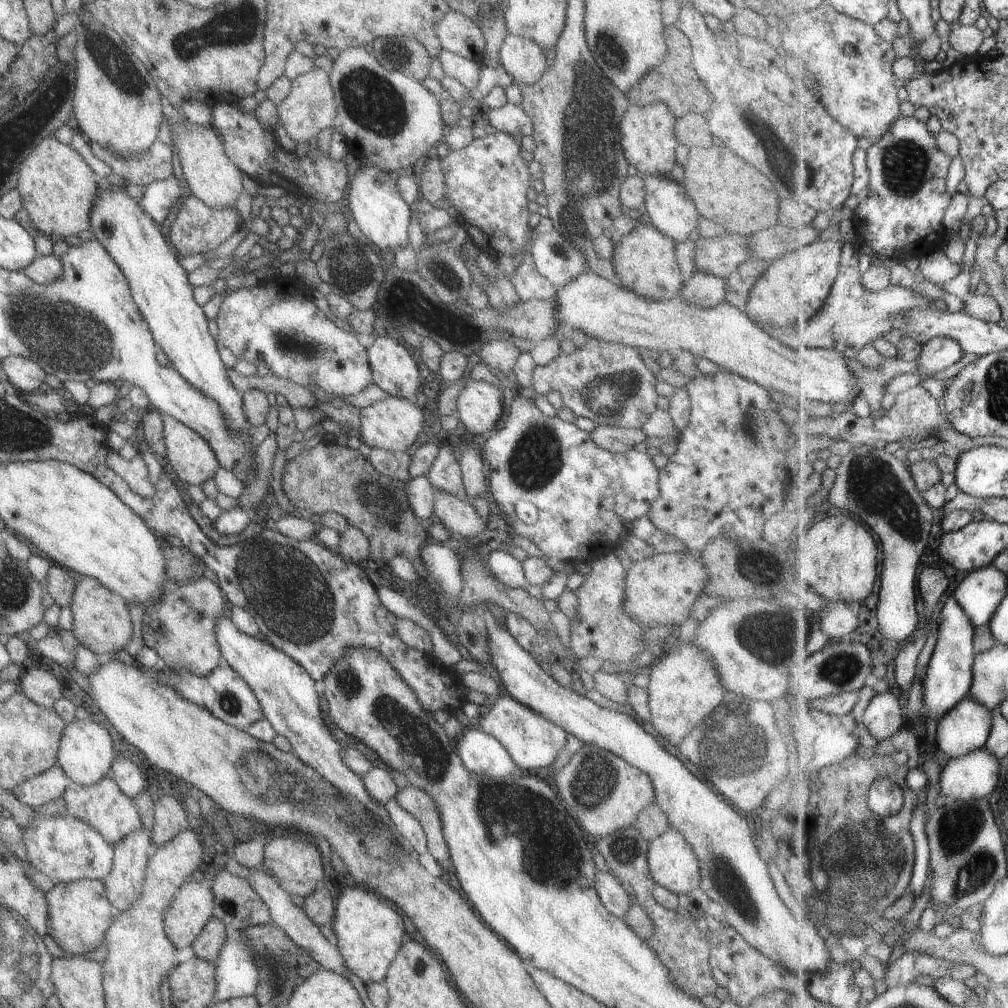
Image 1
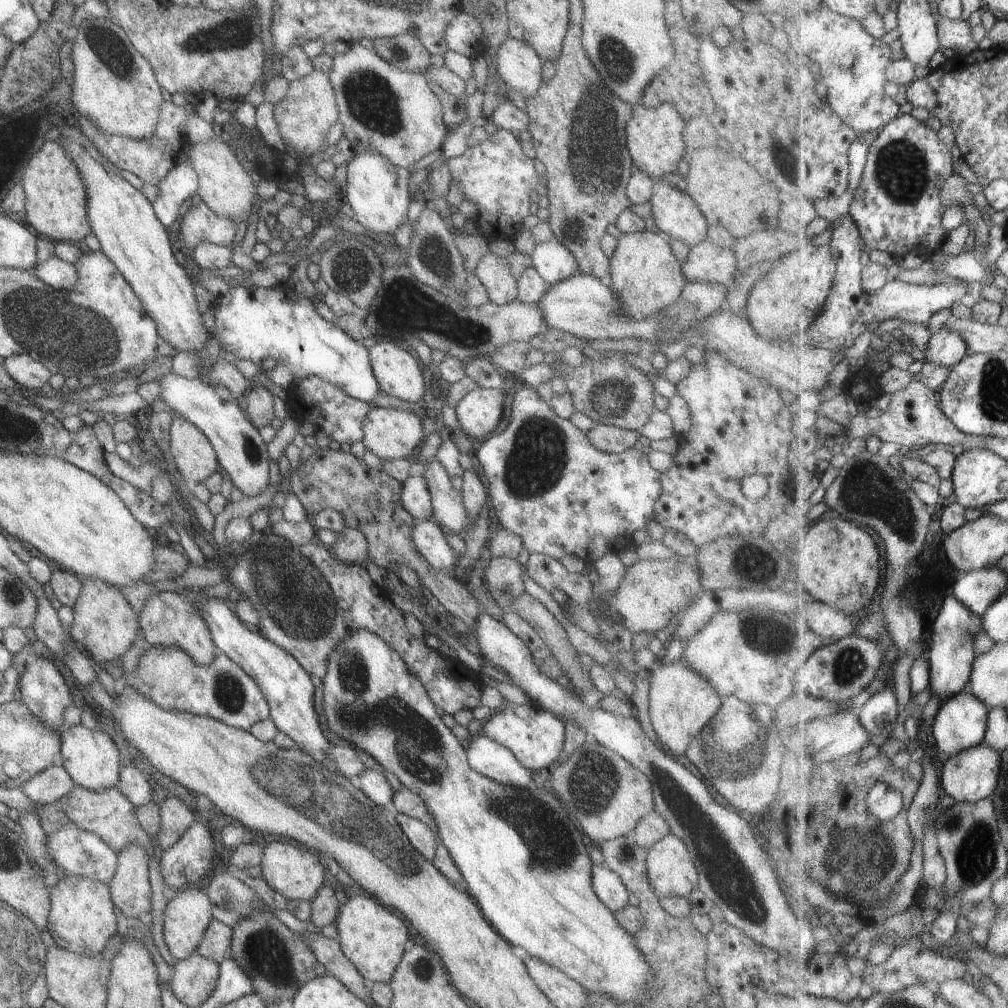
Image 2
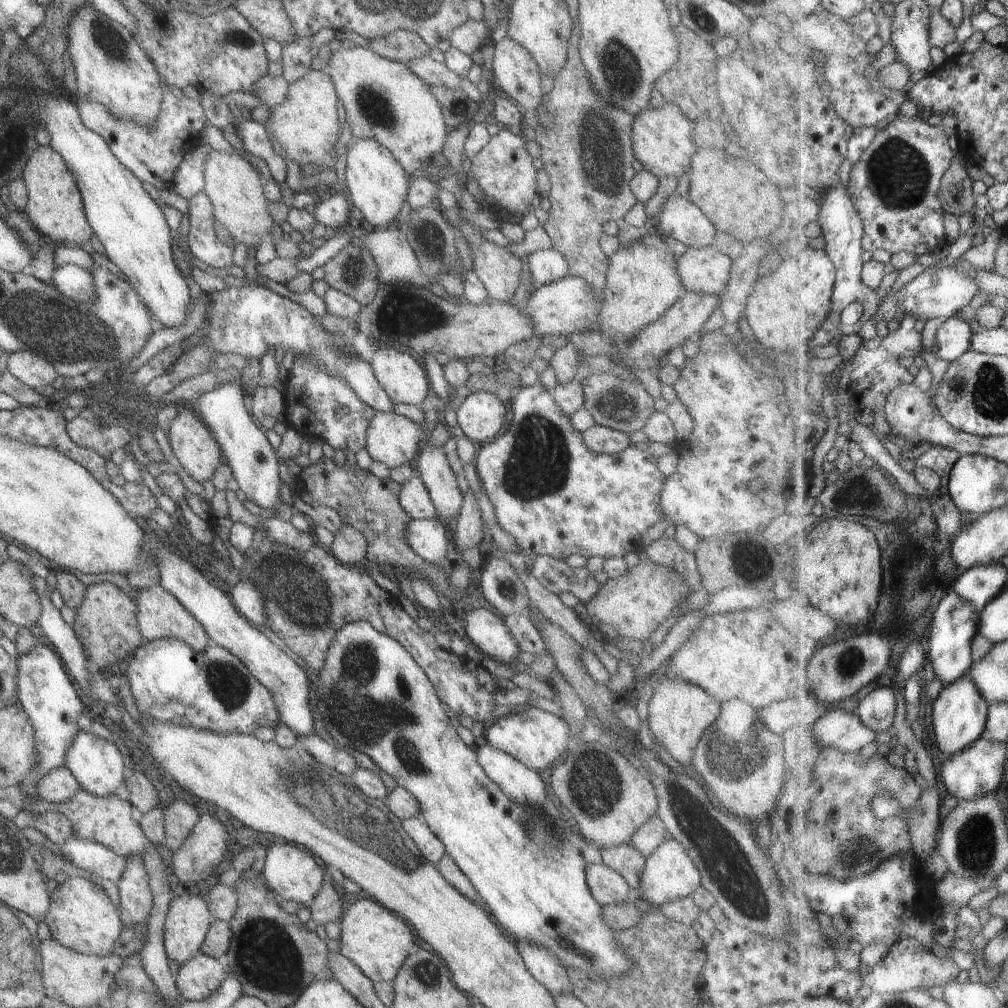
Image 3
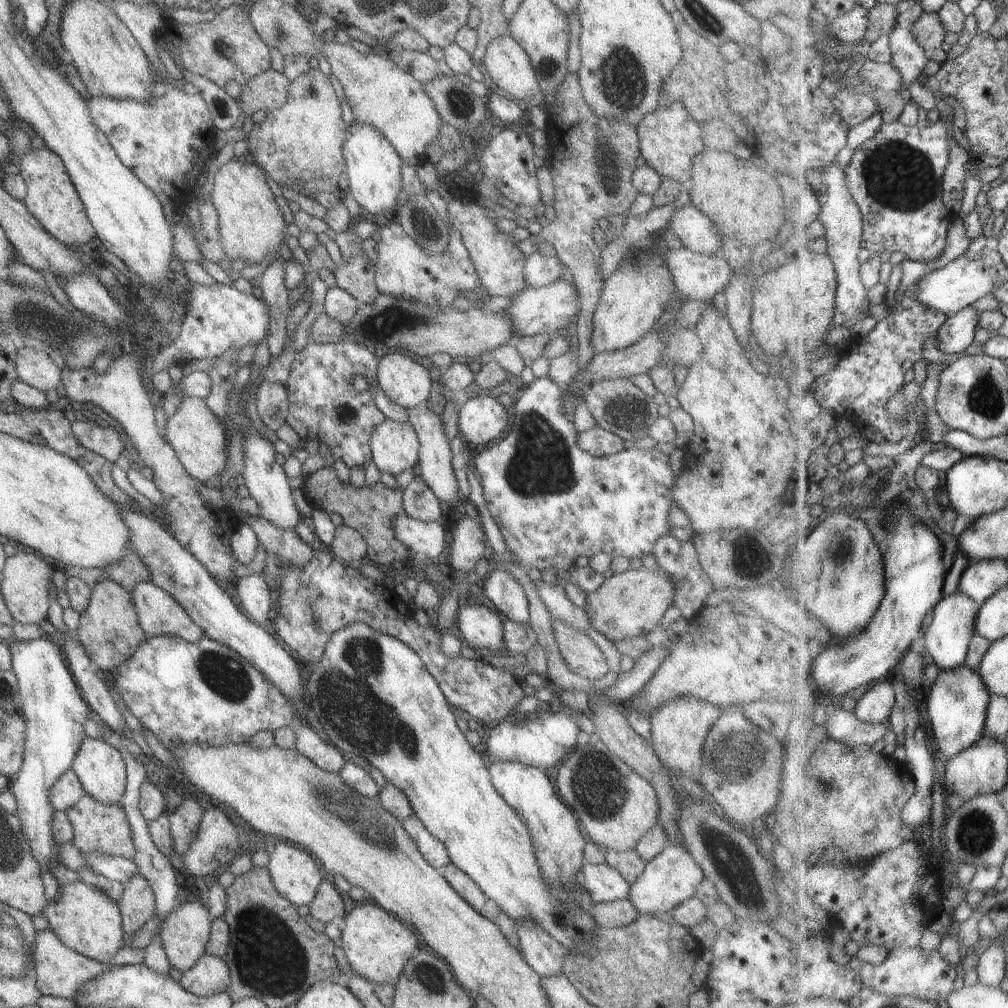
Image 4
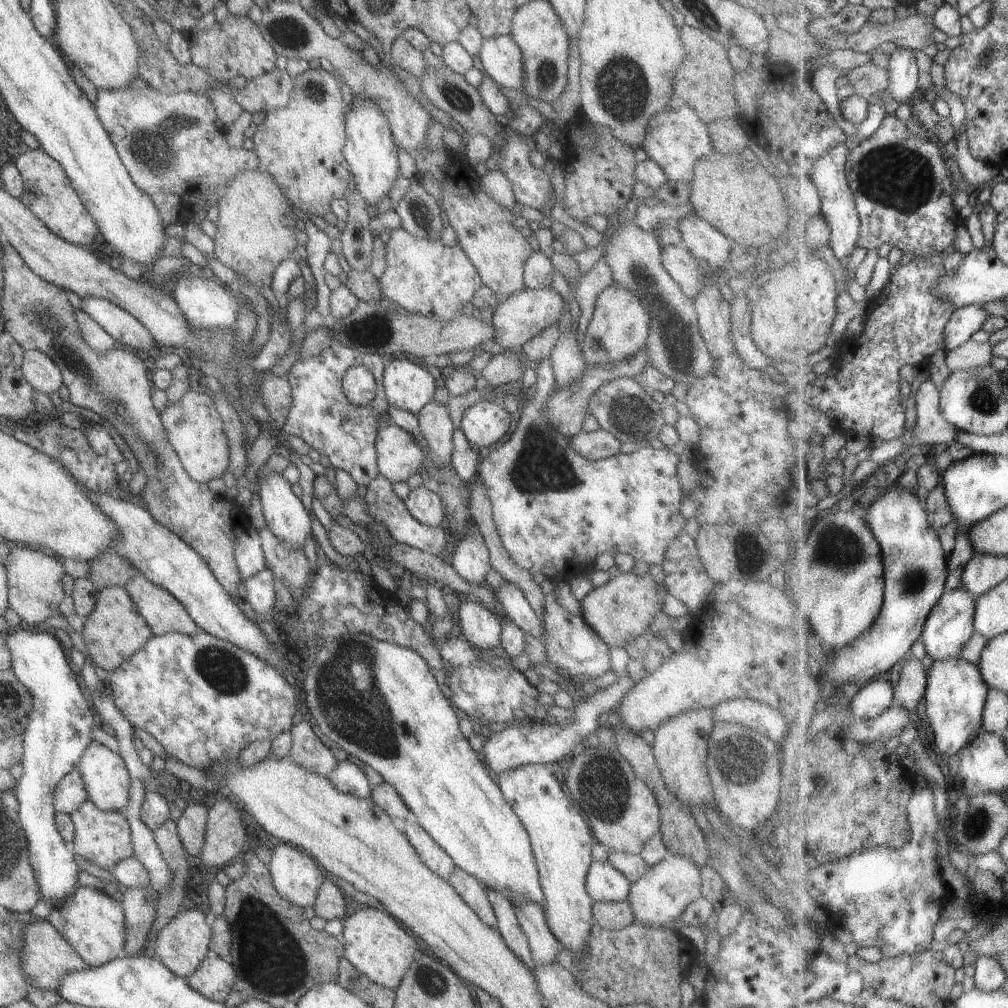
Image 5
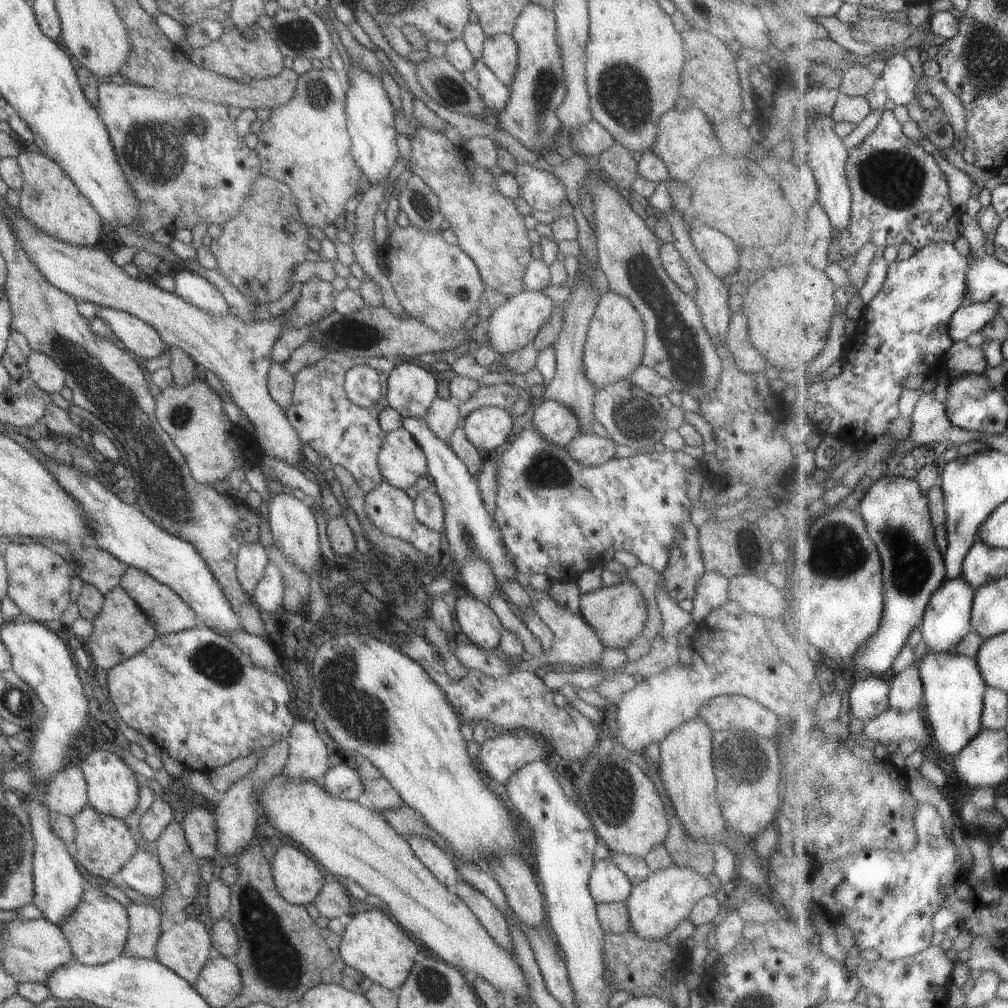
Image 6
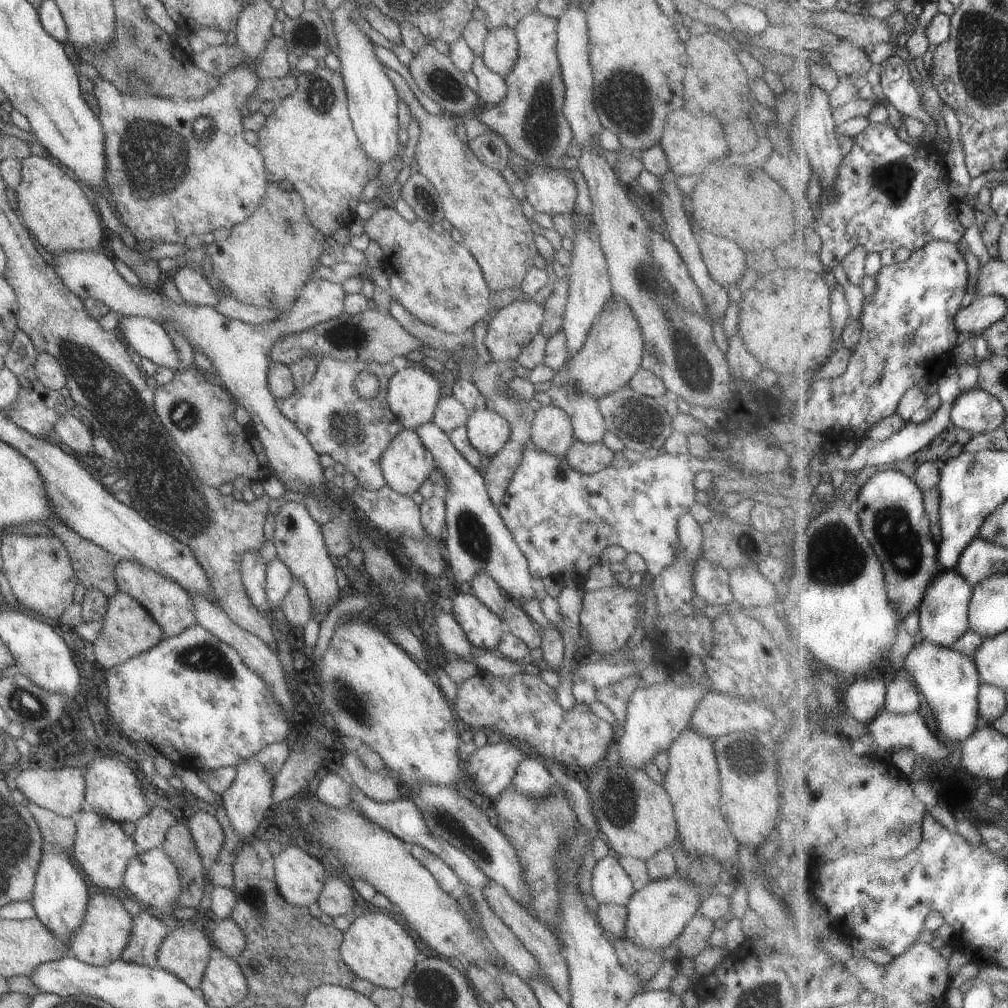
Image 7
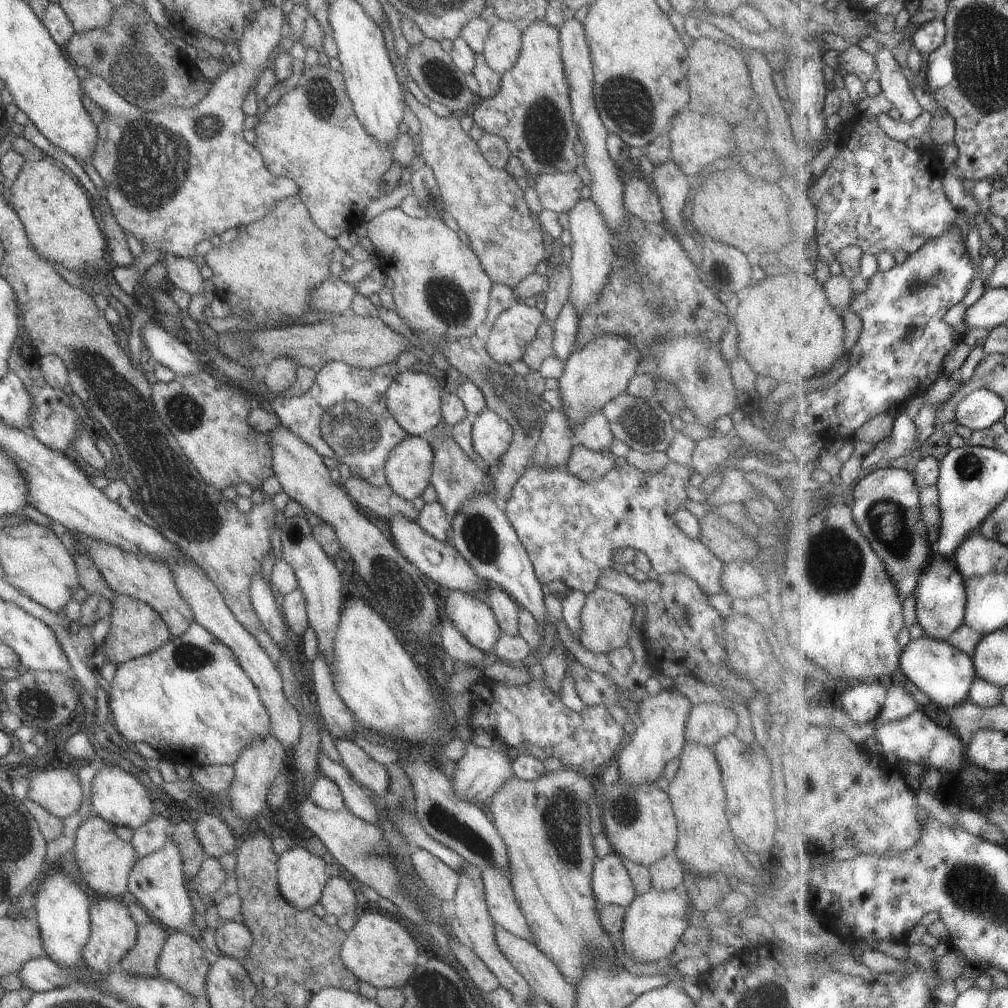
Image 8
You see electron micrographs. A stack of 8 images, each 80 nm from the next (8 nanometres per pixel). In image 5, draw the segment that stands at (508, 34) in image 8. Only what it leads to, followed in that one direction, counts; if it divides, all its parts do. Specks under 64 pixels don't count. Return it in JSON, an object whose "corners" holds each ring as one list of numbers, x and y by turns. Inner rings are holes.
{"corners":[[510,34,483,40,475,56,478,68,497,86,520,89,522,85,522,58,520,48]]}

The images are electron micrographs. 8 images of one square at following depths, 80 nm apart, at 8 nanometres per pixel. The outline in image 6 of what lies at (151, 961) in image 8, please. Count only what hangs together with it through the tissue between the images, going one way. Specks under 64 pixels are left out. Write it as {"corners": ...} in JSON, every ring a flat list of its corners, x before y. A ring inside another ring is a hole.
{"corners":[[132,901,125,910,128,918,128,933,122,948,122,955,153,959,155,943,159,940,159,935,162,933,159,929,159,924,161,924,160,912,151,906,143,903,133,903]]}

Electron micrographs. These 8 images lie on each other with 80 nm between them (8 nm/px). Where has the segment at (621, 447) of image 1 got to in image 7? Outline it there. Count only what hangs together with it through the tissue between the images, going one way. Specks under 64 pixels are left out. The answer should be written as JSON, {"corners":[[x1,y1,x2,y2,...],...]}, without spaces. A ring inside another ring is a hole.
{"corners":[[575,439,564,457,570,467,585,474,603,470,614,459,613,452,602,442,584,443]]}

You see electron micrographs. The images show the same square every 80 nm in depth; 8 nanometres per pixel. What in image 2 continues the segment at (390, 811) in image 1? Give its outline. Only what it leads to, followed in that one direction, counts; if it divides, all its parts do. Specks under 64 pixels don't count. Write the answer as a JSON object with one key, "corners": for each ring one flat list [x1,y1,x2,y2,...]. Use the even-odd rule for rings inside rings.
{"corners":[[394,811,393,818,398,828,401,828,402,836,411,844,411,847,425,861,430,862,437,846,433,832,421,820,407,817,401,812]]}

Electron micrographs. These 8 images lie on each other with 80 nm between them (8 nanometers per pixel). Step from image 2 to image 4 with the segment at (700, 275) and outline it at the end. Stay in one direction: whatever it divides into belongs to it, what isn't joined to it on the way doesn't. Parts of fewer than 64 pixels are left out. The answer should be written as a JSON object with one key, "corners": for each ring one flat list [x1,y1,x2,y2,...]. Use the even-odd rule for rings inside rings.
{"corners":[[683,247,665,254,675,291,684,298,711,301,730,278,730,267,717,254,699,254]]}

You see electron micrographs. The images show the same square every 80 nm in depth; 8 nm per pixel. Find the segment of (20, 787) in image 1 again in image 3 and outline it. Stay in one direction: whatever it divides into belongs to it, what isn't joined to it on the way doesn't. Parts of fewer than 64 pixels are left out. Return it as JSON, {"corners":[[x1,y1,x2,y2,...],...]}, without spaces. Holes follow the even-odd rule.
{"corners":[[57,766,35,782,35,799,54,805,69,800,77,790,80,790,79,784,69,770]]}

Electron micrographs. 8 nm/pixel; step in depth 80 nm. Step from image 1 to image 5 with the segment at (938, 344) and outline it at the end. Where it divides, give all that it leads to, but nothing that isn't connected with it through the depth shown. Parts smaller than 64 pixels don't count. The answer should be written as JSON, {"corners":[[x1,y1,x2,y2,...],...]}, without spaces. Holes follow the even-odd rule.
{"corners":[[965,305,958,308,946,326,944,335,948,344,943,346,944,350,957,348,967,342,977,330,982,328,989,315,987,308,982,305]]}

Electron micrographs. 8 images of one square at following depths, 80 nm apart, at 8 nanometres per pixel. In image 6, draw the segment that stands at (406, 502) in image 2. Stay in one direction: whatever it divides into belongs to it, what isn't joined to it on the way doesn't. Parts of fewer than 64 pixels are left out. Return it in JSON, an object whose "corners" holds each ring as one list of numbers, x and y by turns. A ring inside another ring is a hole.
{"corners":[[433,483,421,493,417,493,413,503,415,518,425,528,441,531,443,526,442,502]]}

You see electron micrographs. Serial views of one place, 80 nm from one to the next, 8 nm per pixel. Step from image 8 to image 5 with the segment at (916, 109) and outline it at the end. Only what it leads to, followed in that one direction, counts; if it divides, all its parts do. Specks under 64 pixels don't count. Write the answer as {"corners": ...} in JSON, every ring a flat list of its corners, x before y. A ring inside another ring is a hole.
{"corners":[[909,48,897,49,890,58,888,92,896,97,900,103,913,100,915,92,919,88,919,62,909,52]]}

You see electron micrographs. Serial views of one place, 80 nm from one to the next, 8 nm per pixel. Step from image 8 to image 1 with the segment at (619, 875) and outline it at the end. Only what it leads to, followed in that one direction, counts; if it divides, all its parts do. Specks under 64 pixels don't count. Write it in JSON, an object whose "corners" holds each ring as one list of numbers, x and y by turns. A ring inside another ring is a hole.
{"corners":[[594,871,594,889,603,908,613,916,620,917,632,904,623,885,610,871]]}

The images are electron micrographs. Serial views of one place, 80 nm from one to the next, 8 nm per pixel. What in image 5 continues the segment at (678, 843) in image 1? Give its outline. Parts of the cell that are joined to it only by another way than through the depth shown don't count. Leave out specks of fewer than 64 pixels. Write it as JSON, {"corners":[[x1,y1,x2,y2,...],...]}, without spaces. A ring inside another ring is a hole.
{"corners":[[668,852,661,862,650,866,634,883,630,884,626,901,629,903,634,922,650,927,669,928,672,920,677,920,688,904,699,898,700,895,699,869,687,858,681,855,674,855]]}

